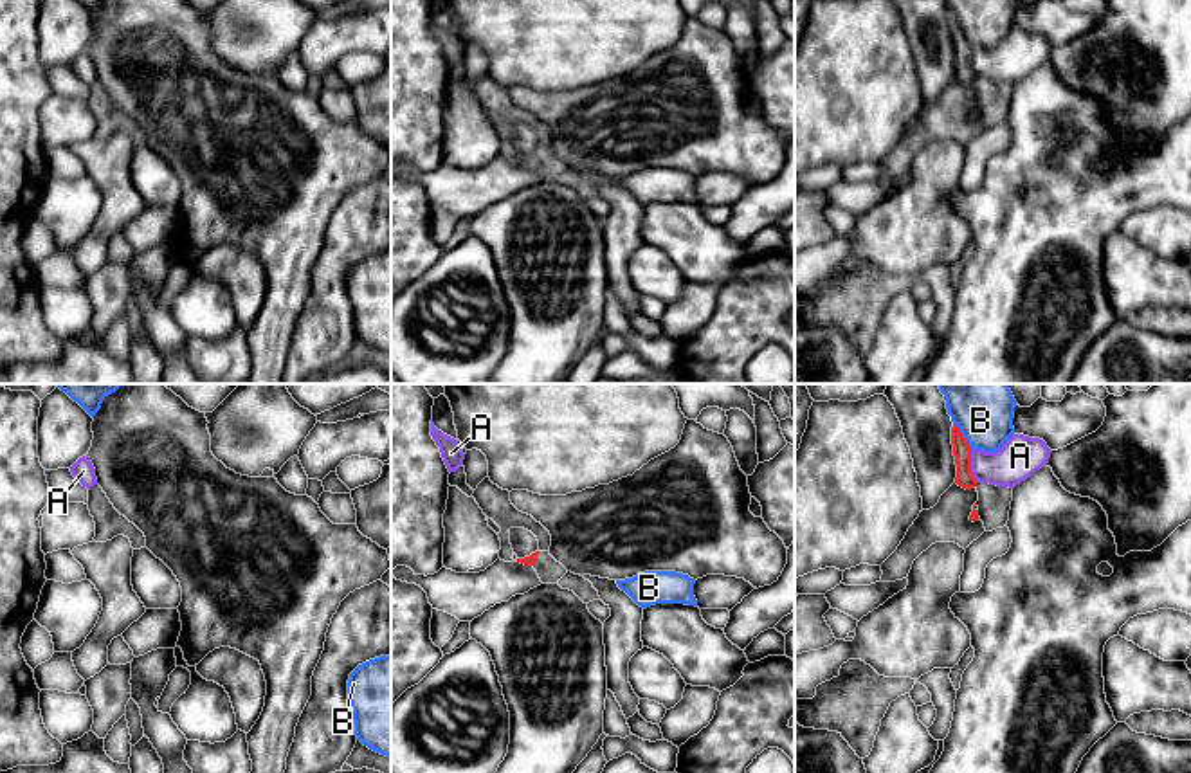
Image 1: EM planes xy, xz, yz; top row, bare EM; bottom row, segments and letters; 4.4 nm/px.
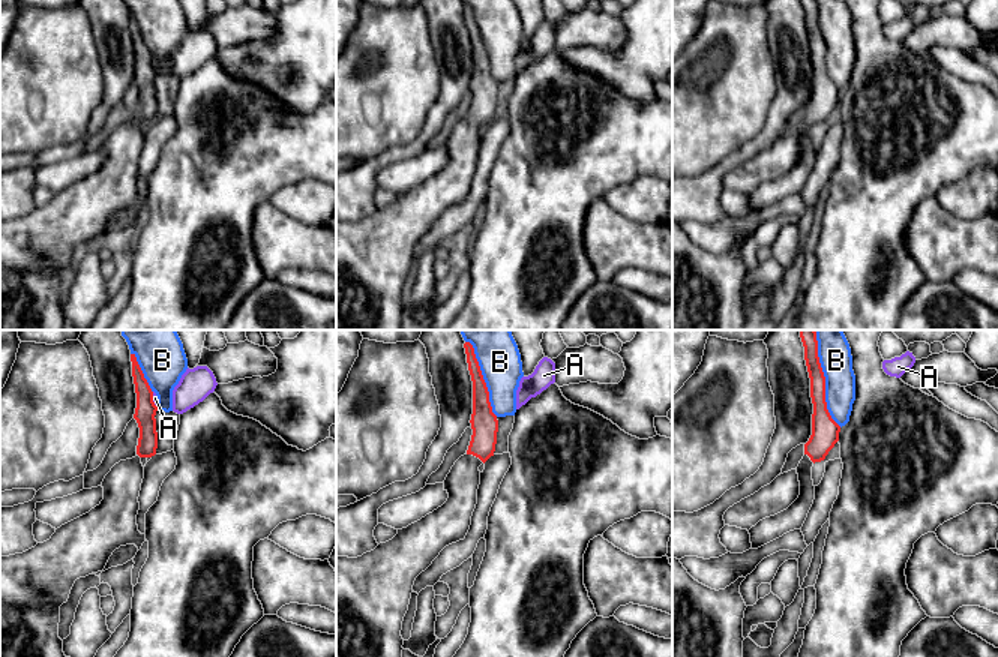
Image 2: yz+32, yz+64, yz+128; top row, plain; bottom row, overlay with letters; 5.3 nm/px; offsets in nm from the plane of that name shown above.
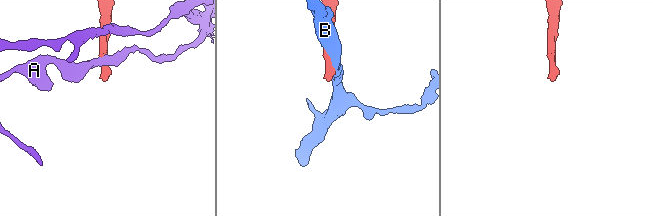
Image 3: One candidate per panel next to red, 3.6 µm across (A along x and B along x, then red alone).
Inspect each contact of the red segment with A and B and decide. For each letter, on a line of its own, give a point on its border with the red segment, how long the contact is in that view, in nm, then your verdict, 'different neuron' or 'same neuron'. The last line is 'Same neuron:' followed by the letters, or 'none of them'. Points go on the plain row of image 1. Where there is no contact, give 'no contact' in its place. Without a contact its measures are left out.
A: contact yz (970, 62); length 160 nm; different neuron
B: contact yz (963, 33); length 140 nm; different neuron
Same neuron: none of them

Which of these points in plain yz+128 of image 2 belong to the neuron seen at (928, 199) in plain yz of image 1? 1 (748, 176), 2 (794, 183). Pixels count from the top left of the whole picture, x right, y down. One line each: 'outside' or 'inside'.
1: outside
2: inside

